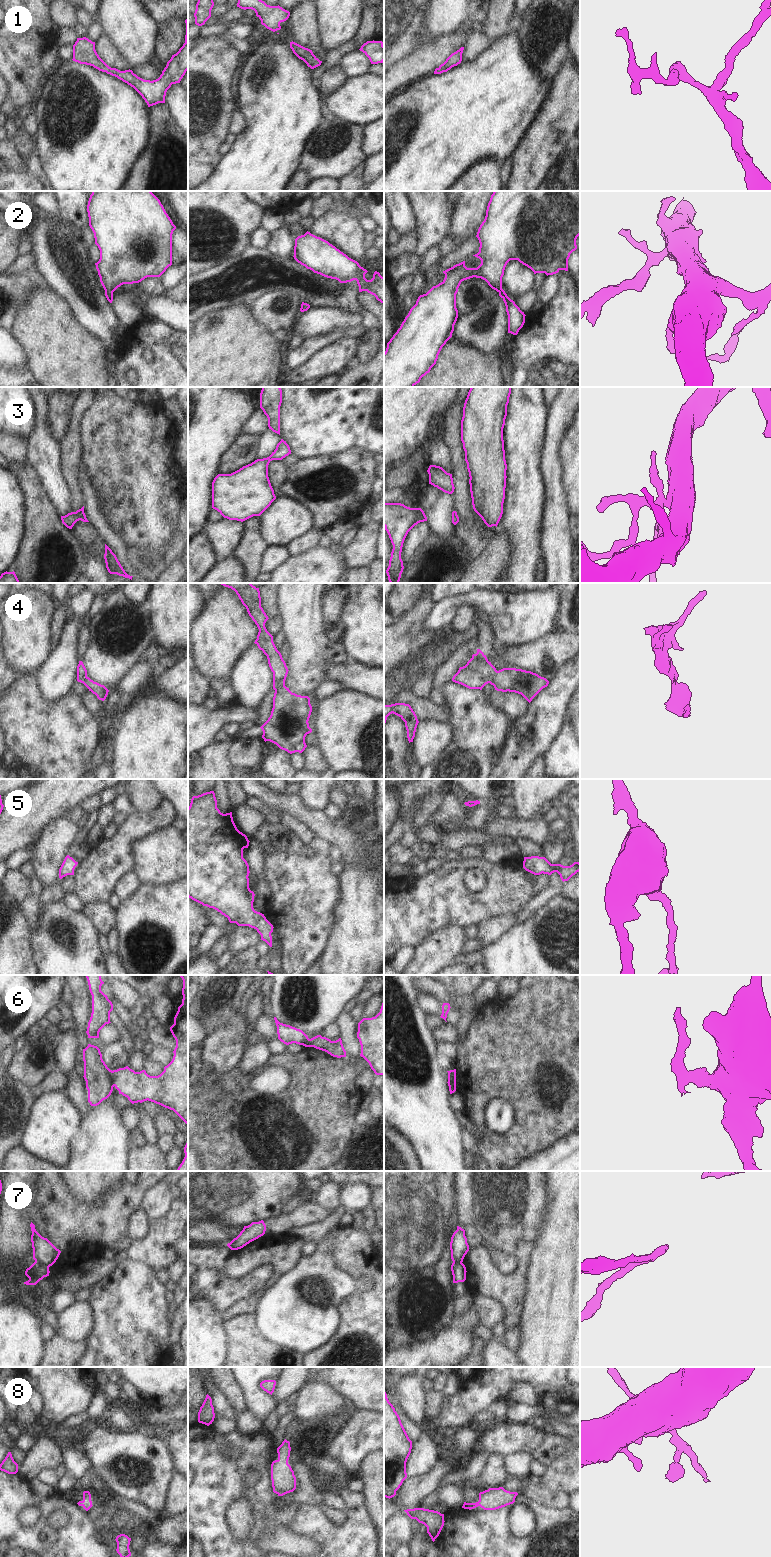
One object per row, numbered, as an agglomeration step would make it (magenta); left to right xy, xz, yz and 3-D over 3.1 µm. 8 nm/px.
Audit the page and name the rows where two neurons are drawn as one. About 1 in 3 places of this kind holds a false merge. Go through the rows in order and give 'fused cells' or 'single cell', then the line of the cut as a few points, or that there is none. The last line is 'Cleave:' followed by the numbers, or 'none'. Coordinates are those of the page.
1: single cell; cut none
2: single cell; cut none
3: single cell; cut none
4: single cell; cut none
5: single cell; cut none
6: fused cells; cut xy (111, 1071), (114, 1085)
7: fused cells; cut xy (35, 1260), (48, 1267)
8: single cell; cut none
Cleave: 6, 7

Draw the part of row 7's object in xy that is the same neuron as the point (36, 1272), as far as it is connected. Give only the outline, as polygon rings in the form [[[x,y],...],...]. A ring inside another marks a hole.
[[[35,1261],[29,1268],[26,1269],[25,1275],[29,1278],[24,1282],[26,1285],[36,1285],[44,1277],[49,1276],[49,1267],[40,1264]]]

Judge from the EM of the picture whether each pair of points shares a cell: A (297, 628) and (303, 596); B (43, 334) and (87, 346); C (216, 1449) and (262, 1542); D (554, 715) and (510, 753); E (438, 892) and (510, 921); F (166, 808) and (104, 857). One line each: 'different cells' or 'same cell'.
A: same cell
B: same cell
C: different cells
D: same cell
E: different cells
F: same cell

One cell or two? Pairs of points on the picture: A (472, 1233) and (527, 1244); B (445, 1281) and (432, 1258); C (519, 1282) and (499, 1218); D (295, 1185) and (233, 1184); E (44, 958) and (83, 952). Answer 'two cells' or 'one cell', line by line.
A: two cells
B: two cells
C: one cell
D: one cell
E: one cell

